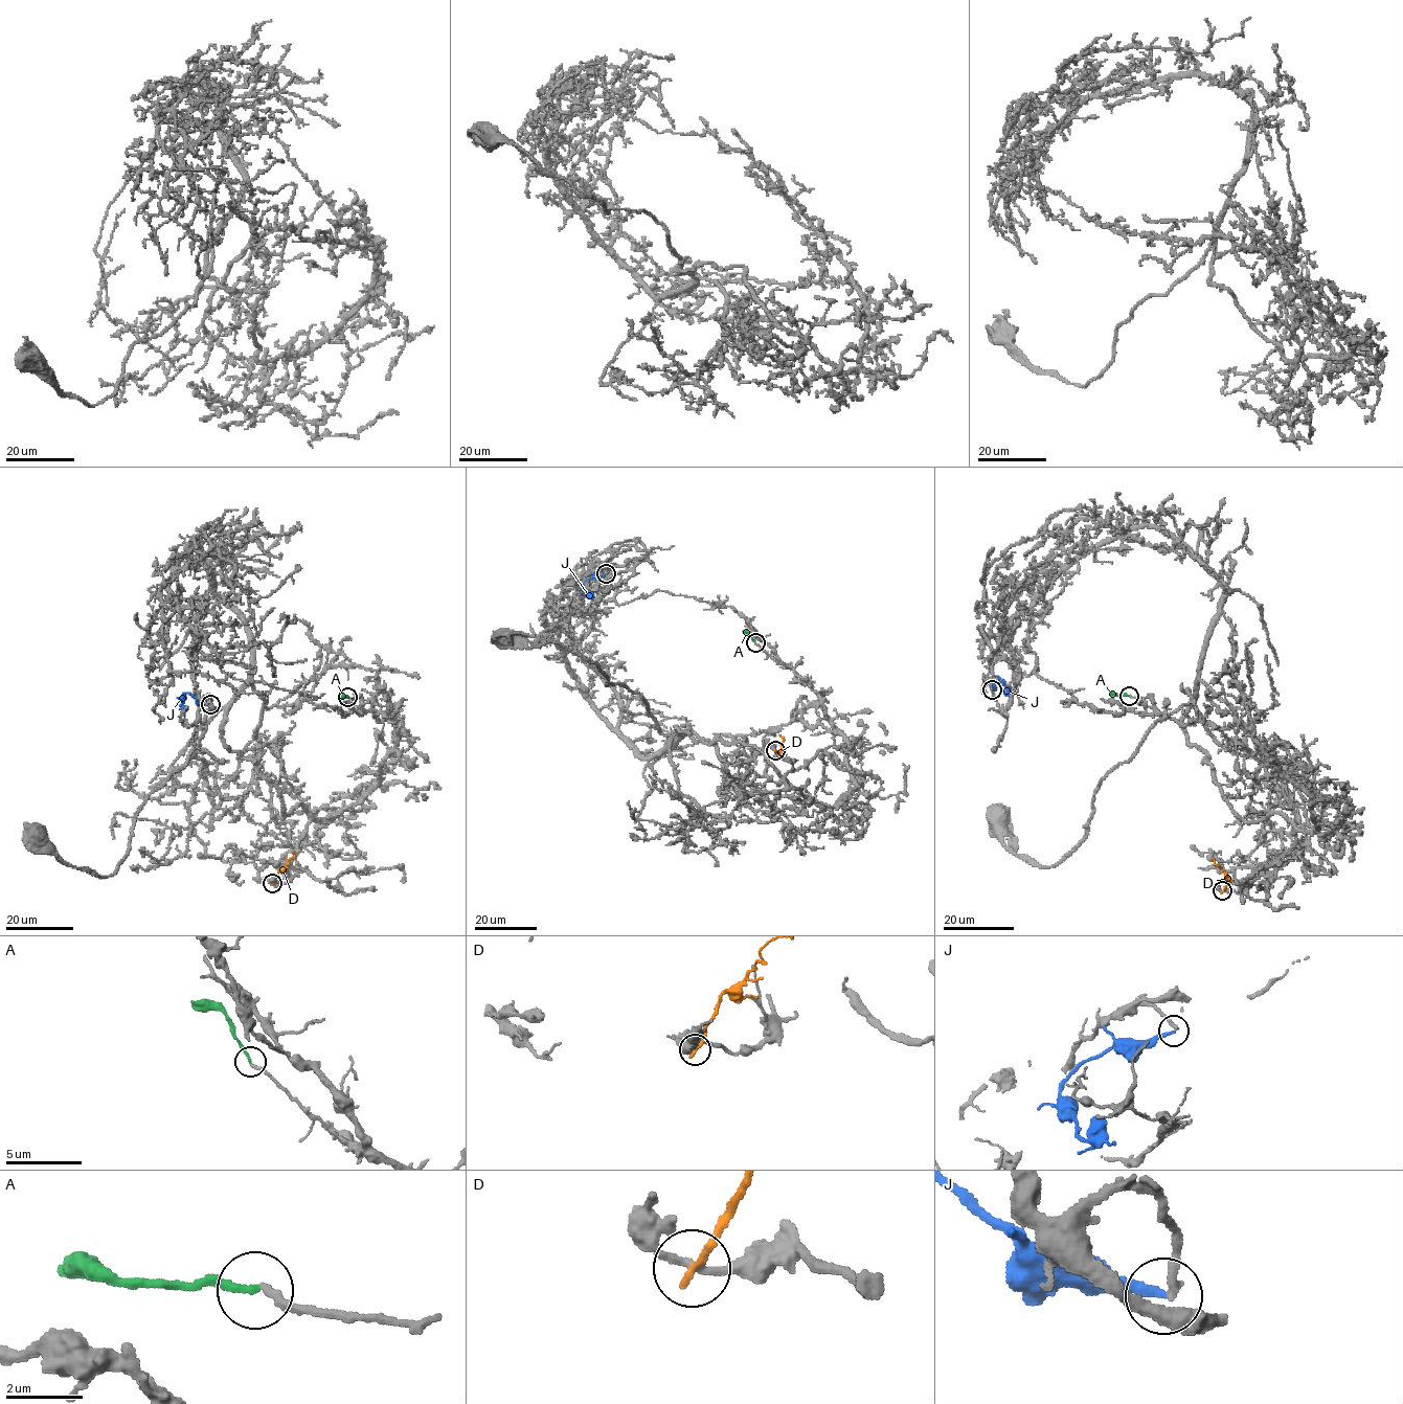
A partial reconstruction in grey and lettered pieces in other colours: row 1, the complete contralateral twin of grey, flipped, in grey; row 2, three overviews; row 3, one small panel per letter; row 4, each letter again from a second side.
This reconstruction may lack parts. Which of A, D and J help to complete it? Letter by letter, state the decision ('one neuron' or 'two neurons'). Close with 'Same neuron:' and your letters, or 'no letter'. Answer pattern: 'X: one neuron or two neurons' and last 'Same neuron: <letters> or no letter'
A: one neuron
D: two neurons
J: two neurons
Same neuron: A

